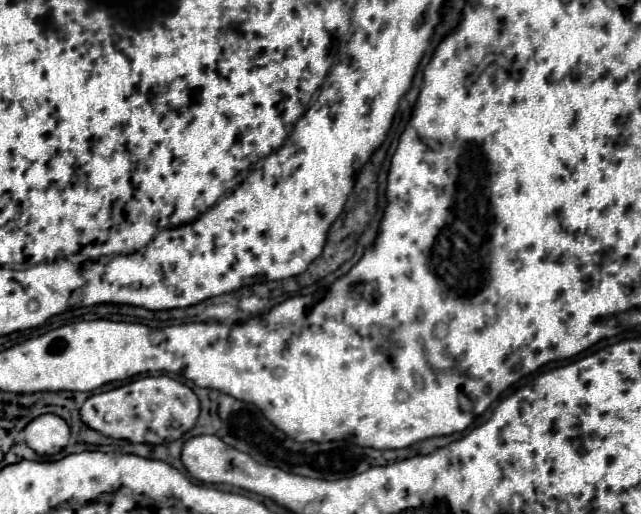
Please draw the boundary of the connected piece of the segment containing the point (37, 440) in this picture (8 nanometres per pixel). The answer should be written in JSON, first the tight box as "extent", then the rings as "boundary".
{"extent":[25,414,69,454],"boundary":[[[41,414],[25,426],[25,442],[37,454],[57,454],[69,442],[69,426],[57,414]]]}

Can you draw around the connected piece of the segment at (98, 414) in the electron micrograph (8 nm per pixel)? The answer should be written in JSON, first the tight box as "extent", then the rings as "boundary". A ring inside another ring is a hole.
{"extent":[81,374,199,444],"boundary":[[[166,374],[146,375],[109,392],[93,394],[81,406],[83,422],[111,438],[143,444],[165,444],[189,432],[199,416],[199,398],[185,384]]]}

